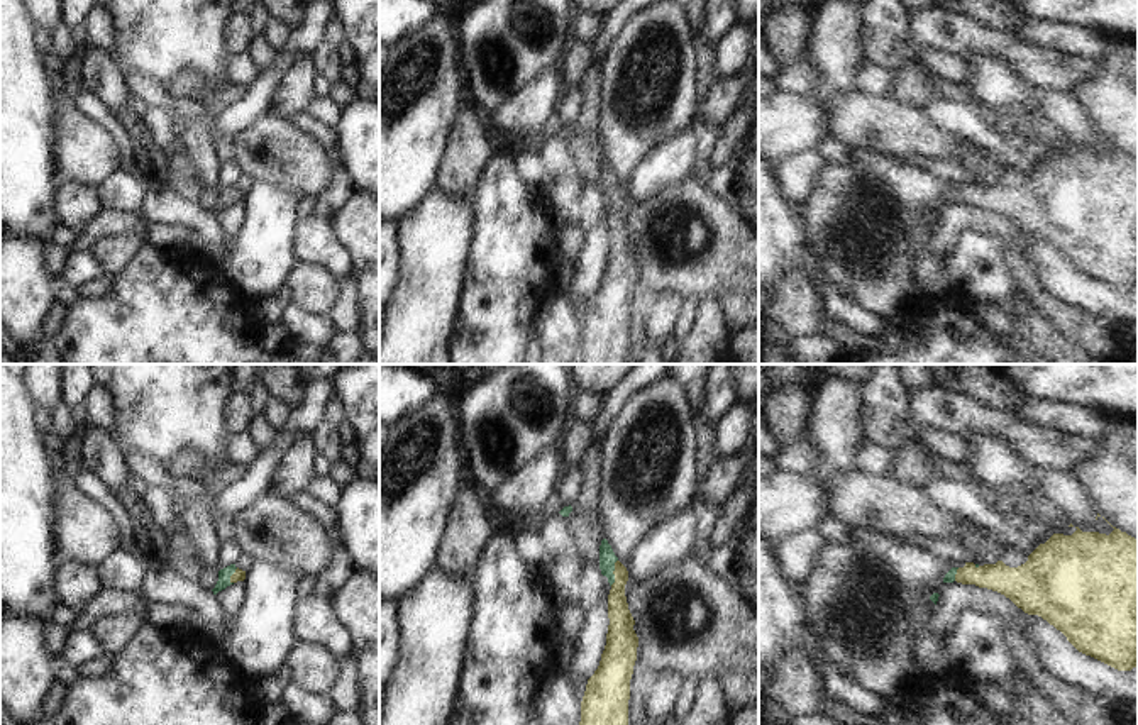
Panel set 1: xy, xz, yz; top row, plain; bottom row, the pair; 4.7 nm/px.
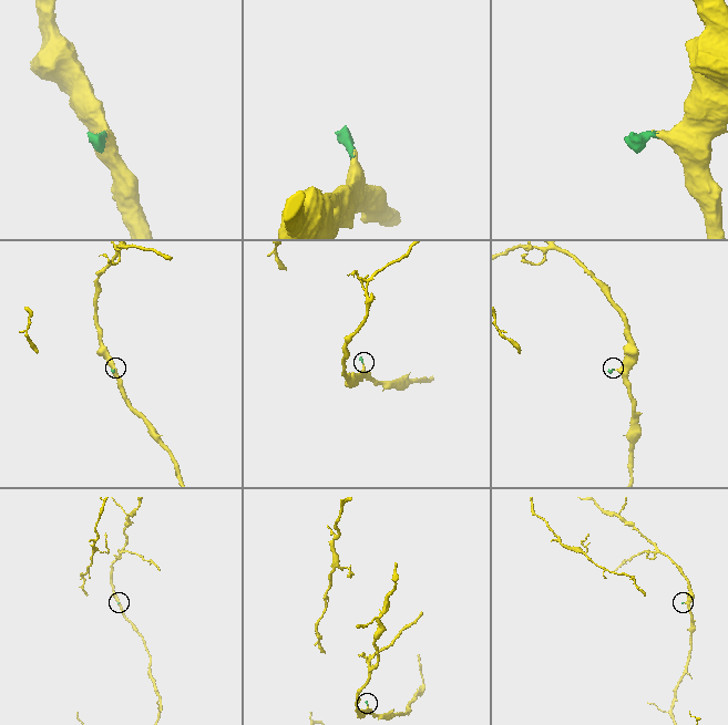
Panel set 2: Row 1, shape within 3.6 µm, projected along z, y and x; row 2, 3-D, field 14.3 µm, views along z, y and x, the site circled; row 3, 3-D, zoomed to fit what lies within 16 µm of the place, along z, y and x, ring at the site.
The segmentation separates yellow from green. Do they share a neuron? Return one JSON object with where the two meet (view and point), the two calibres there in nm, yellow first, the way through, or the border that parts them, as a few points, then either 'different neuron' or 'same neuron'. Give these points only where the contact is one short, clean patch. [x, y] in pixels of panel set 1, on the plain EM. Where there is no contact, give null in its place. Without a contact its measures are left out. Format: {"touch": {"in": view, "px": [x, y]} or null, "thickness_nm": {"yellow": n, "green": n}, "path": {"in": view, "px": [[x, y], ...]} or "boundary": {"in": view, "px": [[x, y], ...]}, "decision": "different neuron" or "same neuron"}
{"touch": {"in": "xz", "px": [613, 193]}, "thickness_nm": {"yellow": 120, "green": 80}, "path": {"in": "xz", "px": [[622, 243], [613, 193], [607, 177]]}, "decision": "same neuron"}

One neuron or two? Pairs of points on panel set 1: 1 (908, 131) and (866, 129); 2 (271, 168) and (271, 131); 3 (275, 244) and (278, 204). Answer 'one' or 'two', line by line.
1: one
2: one
3: one

